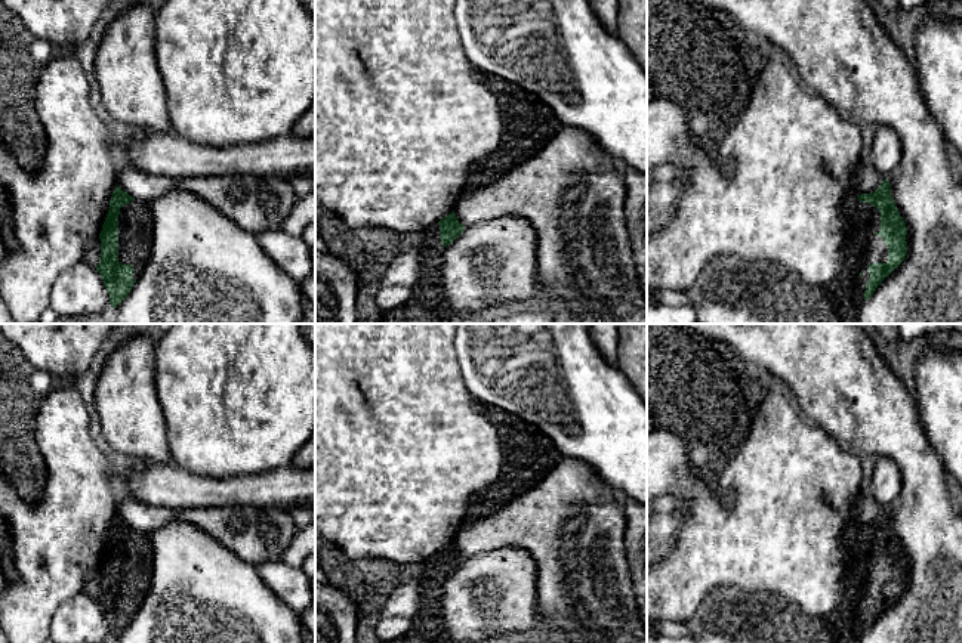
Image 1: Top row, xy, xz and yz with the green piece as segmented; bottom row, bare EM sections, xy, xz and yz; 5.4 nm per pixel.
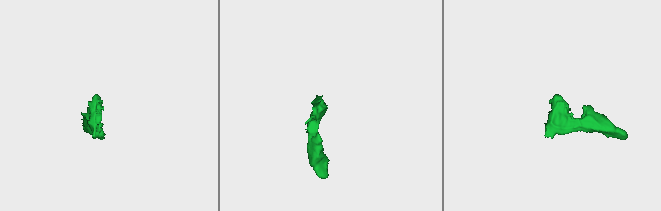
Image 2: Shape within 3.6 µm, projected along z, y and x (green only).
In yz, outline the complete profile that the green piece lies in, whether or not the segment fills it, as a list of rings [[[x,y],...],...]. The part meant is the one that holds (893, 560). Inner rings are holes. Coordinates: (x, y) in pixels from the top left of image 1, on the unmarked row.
[[[888,510],[875,523],[848,528],[844,538],[850,551],[844,597],[823,621],[836,643],[858,643],[863,633],[870,630],[878,616],[904,591],[907,559],[891,528]]]

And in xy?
[[[118,516],[99,565],[101,590],[95,597],[110,625],[111,640],[130,624],[151,582],[151,538]]]

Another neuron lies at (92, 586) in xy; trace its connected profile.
[[[96,569],[86,581],[83,593],[90,597],[98,597],[101,590],[101,571]]]

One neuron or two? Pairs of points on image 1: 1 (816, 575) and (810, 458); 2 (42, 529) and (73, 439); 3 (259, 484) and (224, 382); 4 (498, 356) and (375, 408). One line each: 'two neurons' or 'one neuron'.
1: one neuron
2: one neuron
3: two neurons
4: two neurons

